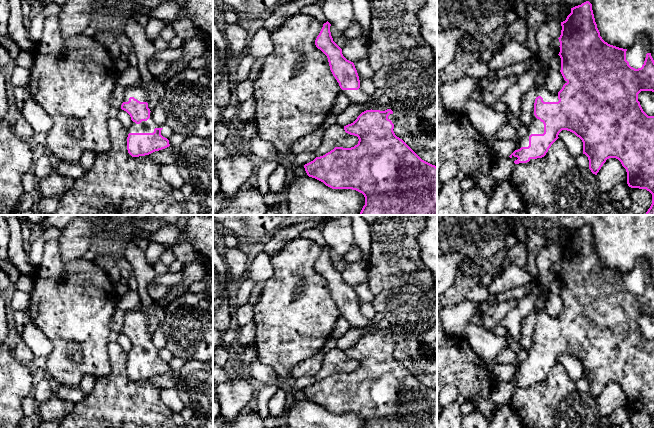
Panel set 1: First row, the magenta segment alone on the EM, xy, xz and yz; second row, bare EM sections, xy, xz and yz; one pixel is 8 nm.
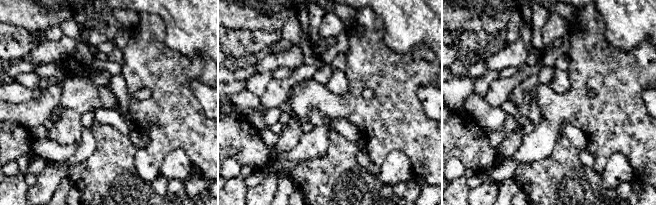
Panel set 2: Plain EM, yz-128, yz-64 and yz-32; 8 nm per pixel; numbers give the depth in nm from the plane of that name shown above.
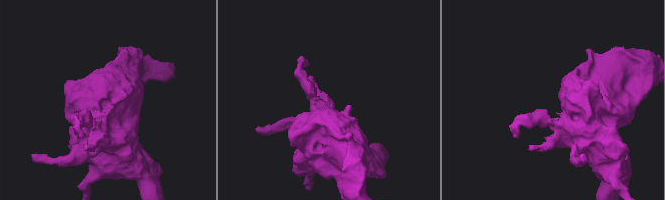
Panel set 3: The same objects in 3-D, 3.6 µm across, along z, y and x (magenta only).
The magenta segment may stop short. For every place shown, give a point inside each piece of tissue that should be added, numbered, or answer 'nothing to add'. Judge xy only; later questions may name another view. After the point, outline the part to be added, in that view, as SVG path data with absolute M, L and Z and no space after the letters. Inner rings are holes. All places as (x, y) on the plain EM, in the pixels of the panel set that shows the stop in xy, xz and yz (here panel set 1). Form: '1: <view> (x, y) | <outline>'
1: xy (138, 317) | M137 310L125 311L123 326L128 326L130 321L134 321L140 326L148 326L149 316Z
2: xy (148, 350) | M150 336L150 342L147 345L142 345L140 348L136 348L132 345L131 349L127 351L127 356L129 357L153 357L155 352L161 352L156 349L151 341L152 336Z

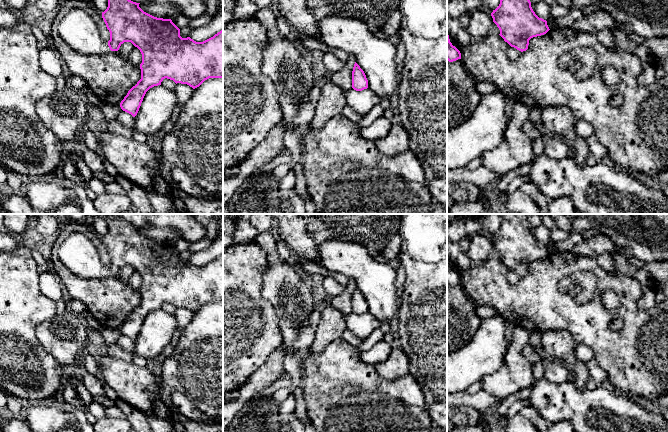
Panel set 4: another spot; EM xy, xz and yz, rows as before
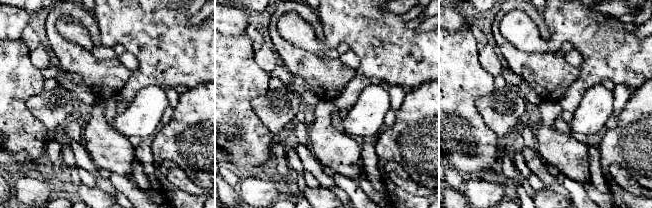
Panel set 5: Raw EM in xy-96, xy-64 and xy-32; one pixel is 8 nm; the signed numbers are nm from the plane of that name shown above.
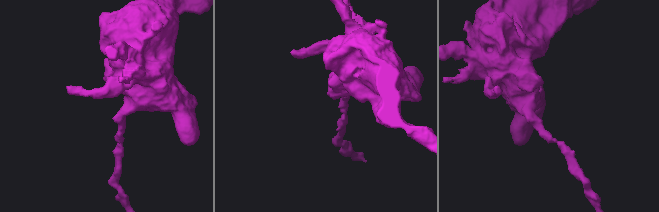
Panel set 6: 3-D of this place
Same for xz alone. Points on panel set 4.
nothing to add

